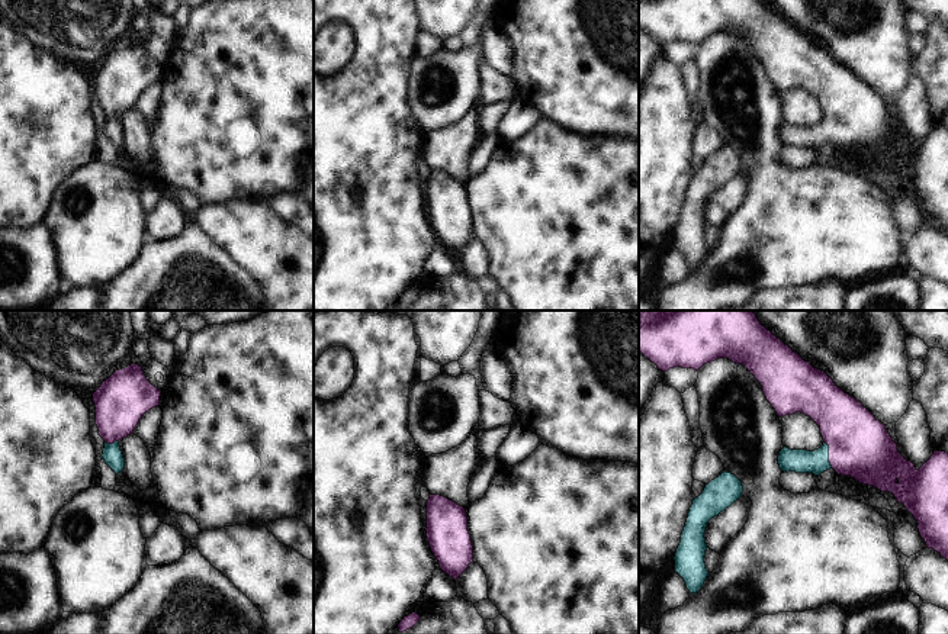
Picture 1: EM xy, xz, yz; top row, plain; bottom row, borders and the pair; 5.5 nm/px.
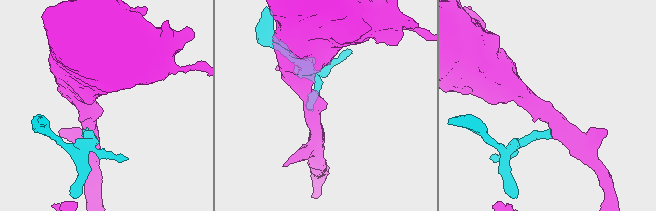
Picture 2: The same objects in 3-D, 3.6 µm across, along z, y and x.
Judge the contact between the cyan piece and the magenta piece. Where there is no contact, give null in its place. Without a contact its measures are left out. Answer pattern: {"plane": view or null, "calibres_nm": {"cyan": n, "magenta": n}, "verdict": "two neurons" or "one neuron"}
{"plane": "yz", "calibres_nm": {"cyan": 130, "magenta": 340}, "verdict": "one neuron"}

